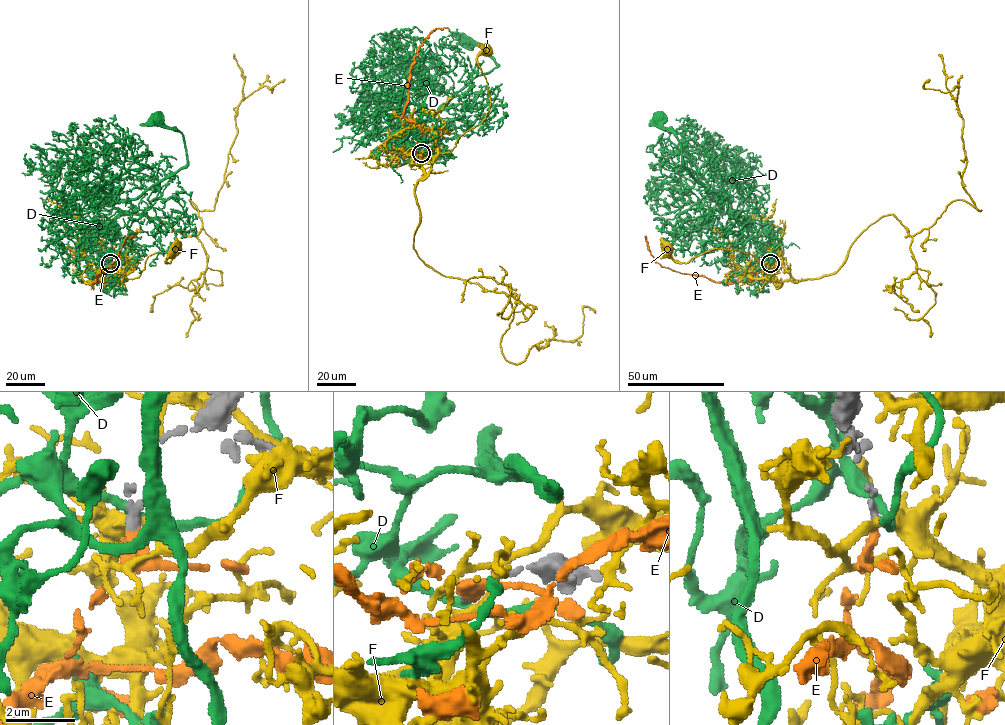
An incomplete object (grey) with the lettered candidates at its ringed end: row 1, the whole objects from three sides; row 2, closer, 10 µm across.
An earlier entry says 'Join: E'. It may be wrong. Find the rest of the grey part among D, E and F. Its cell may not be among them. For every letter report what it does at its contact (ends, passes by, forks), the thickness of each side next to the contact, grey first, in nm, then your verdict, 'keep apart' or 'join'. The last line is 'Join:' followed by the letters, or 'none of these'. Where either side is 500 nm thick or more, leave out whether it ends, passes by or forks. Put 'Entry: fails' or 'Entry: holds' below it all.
D: it passes by | 280/200 nm | keep apart
E: it ends | 260/280 nm | join
F: it passes by | 260/360 nm | keep apart
Join: E
Entry: holds

